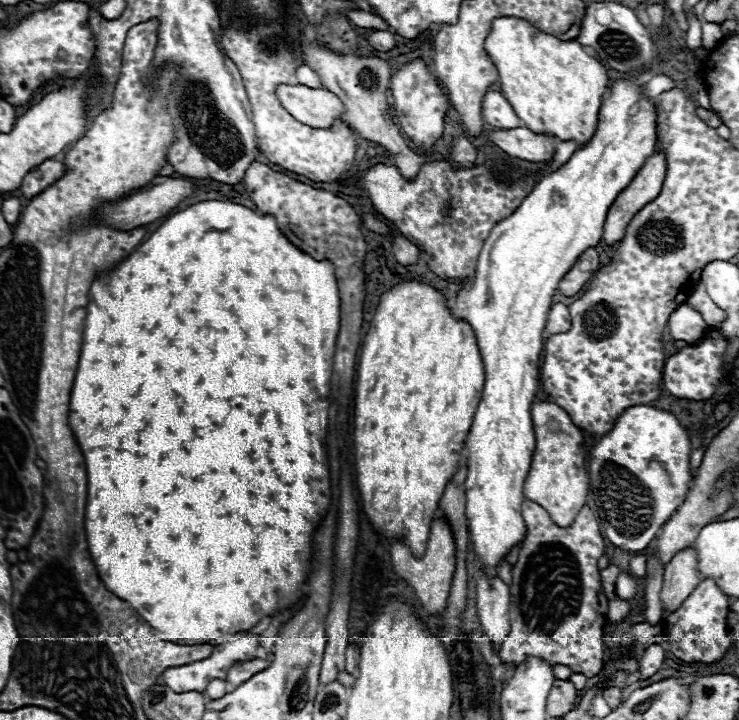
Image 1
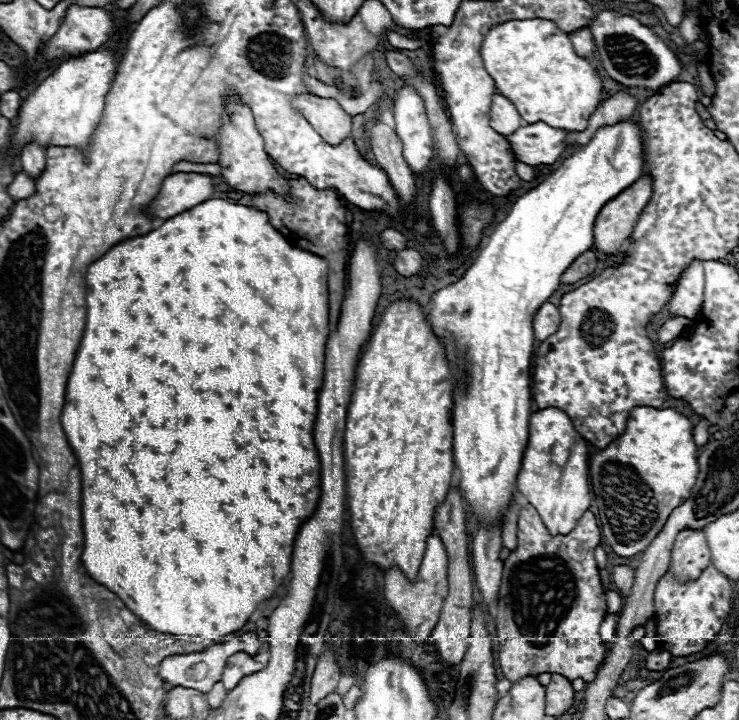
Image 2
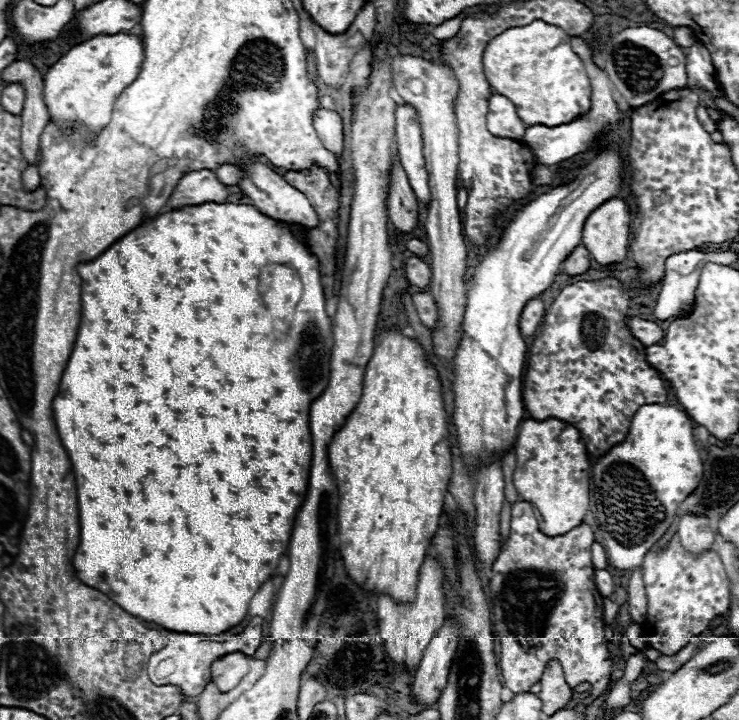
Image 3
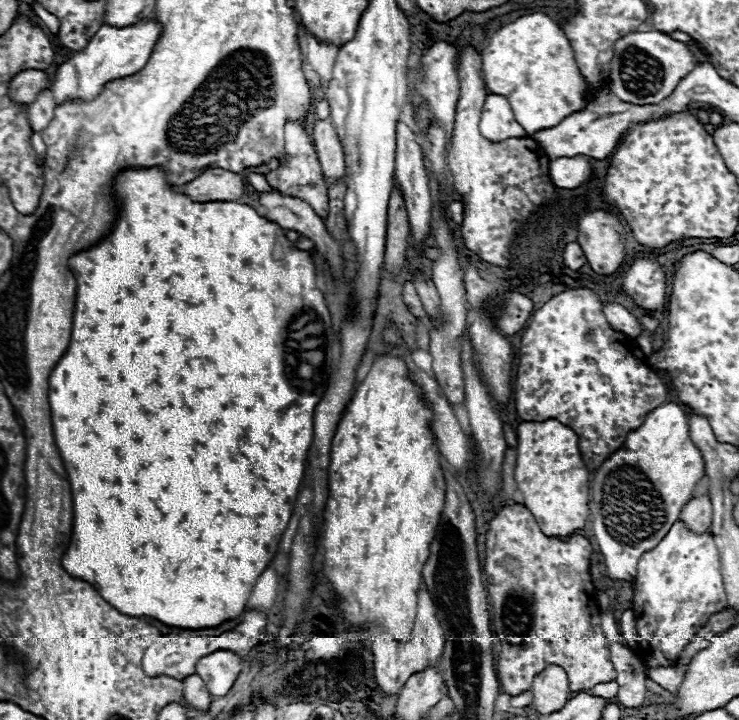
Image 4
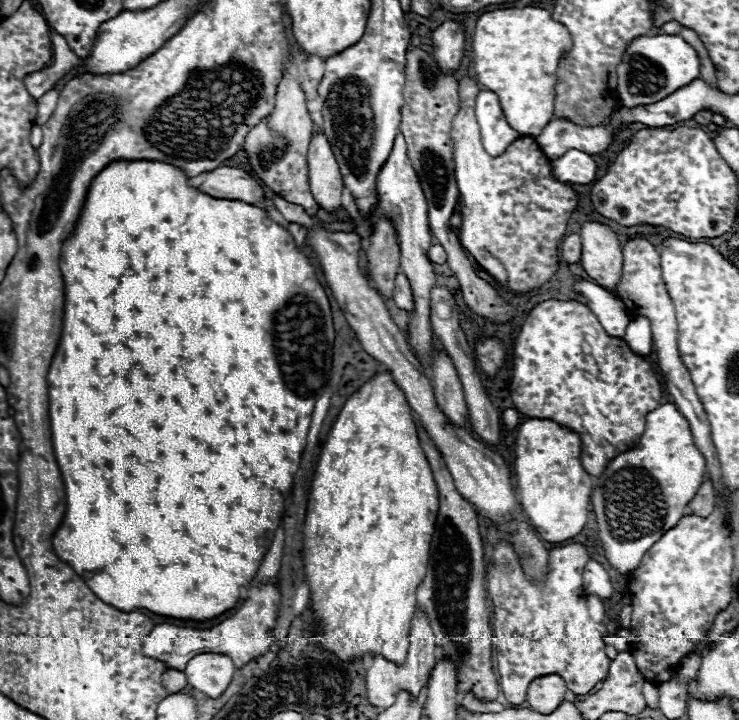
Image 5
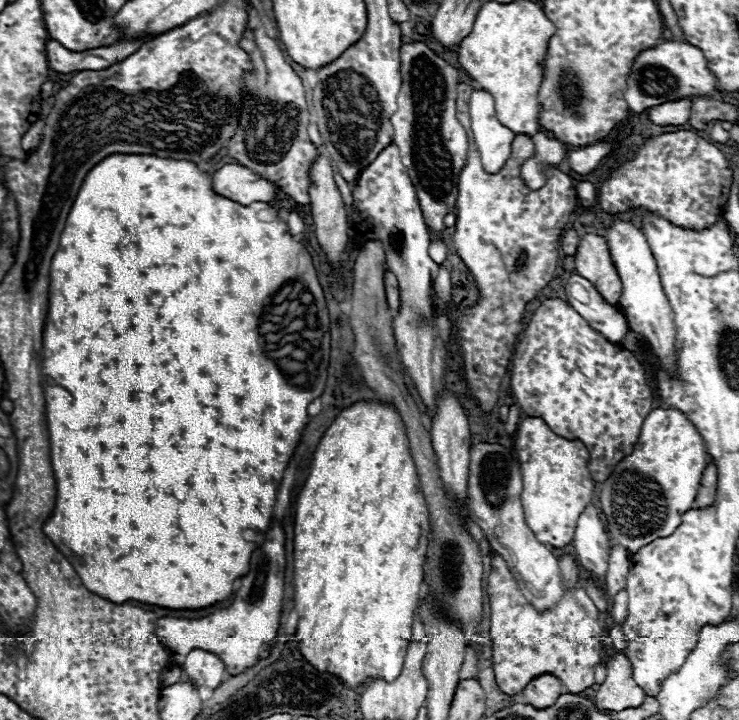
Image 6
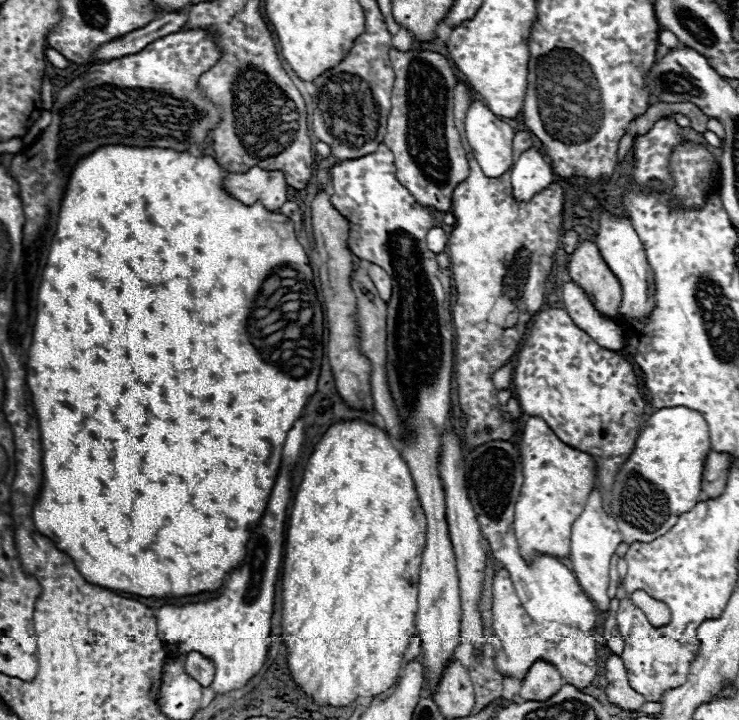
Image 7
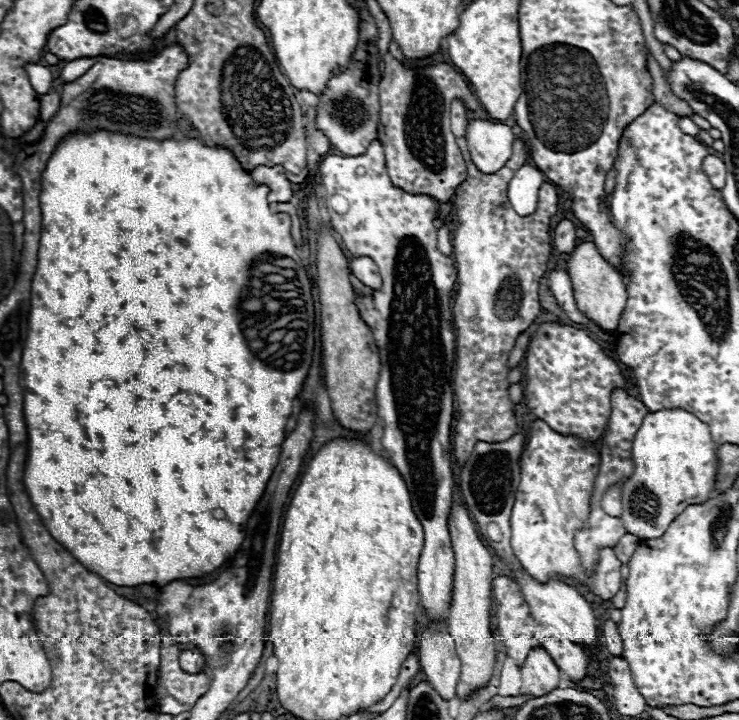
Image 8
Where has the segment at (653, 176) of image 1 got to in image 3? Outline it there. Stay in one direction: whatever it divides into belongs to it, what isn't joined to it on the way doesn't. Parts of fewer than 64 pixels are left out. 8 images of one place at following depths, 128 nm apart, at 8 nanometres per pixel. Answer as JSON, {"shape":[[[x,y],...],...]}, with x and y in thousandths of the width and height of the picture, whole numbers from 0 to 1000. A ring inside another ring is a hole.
{"shape":[[[828,275],[809,286],[790,308],[785,339],[796,344],[798,356],[820,369],[842,364],[850,350],[853,328],[853,289],[844,278]]]}

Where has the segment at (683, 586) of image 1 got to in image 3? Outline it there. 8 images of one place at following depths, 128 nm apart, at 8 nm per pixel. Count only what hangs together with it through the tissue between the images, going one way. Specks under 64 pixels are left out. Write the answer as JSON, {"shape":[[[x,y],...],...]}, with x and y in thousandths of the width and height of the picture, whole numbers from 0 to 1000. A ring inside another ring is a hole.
{"shape":[[[926,714],[917,722],[917,744],[920,744],[923,758],[936,769],[961,764],[966,756],[963,722],[958,717]]]}

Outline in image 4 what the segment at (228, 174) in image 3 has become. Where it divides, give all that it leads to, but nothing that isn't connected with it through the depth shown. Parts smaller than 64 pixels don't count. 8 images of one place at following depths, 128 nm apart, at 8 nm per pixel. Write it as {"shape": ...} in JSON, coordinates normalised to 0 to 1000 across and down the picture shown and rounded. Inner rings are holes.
{"shape":[[[336,242],[336,256],[346,264],[346,267],[368,267],[365,256],[360,253],[360,247],[355,242]]]}

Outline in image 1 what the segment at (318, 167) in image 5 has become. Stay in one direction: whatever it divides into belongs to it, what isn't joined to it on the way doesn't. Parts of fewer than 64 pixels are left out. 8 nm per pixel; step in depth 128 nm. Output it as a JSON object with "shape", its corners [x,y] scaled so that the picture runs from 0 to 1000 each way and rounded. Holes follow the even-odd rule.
{"shape":[[[382,117],[373,125],[379,144],[409,172],[422,178],[447,178],[463,161],[465,147],[460,136],[436,122],[390,119]]]}

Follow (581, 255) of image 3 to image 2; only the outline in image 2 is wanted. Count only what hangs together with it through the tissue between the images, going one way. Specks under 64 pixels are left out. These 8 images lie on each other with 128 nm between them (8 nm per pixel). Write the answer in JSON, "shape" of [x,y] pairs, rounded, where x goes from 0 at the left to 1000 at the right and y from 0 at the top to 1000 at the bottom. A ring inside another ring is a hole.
{"shape":[[[793,347],[790,353],[785,353],[771,369],[769,375],[760,381],[760,392],[771,394],[771,392],[782,392],[785,386],[793,386],[796,381],[801,381],[806,372],[806,353],[801,347]]]}

